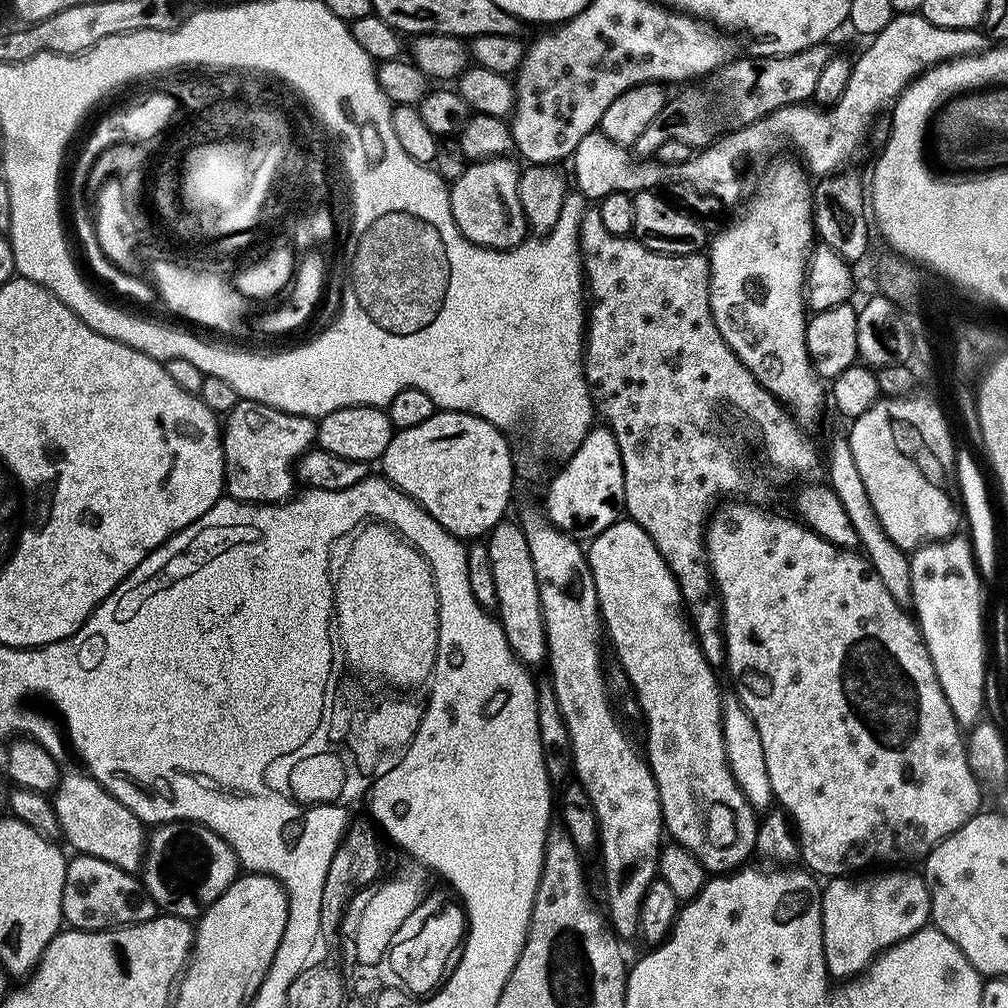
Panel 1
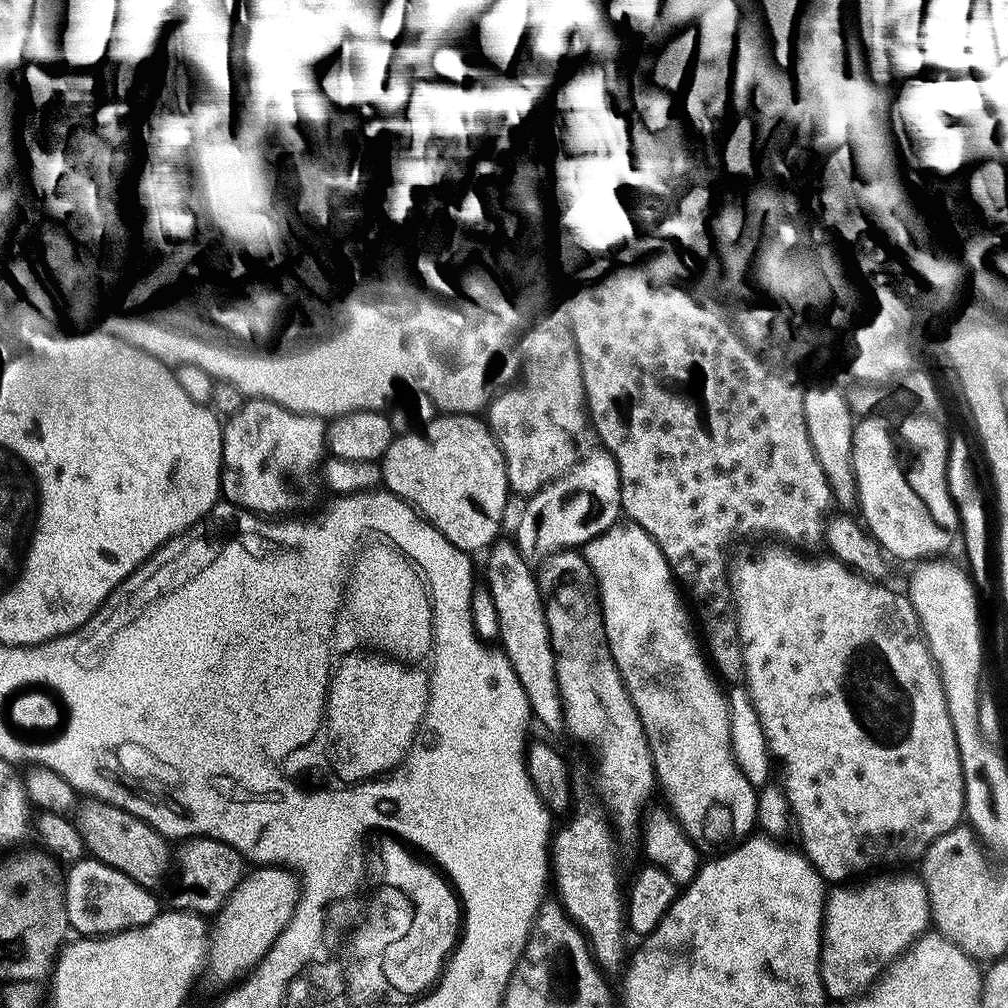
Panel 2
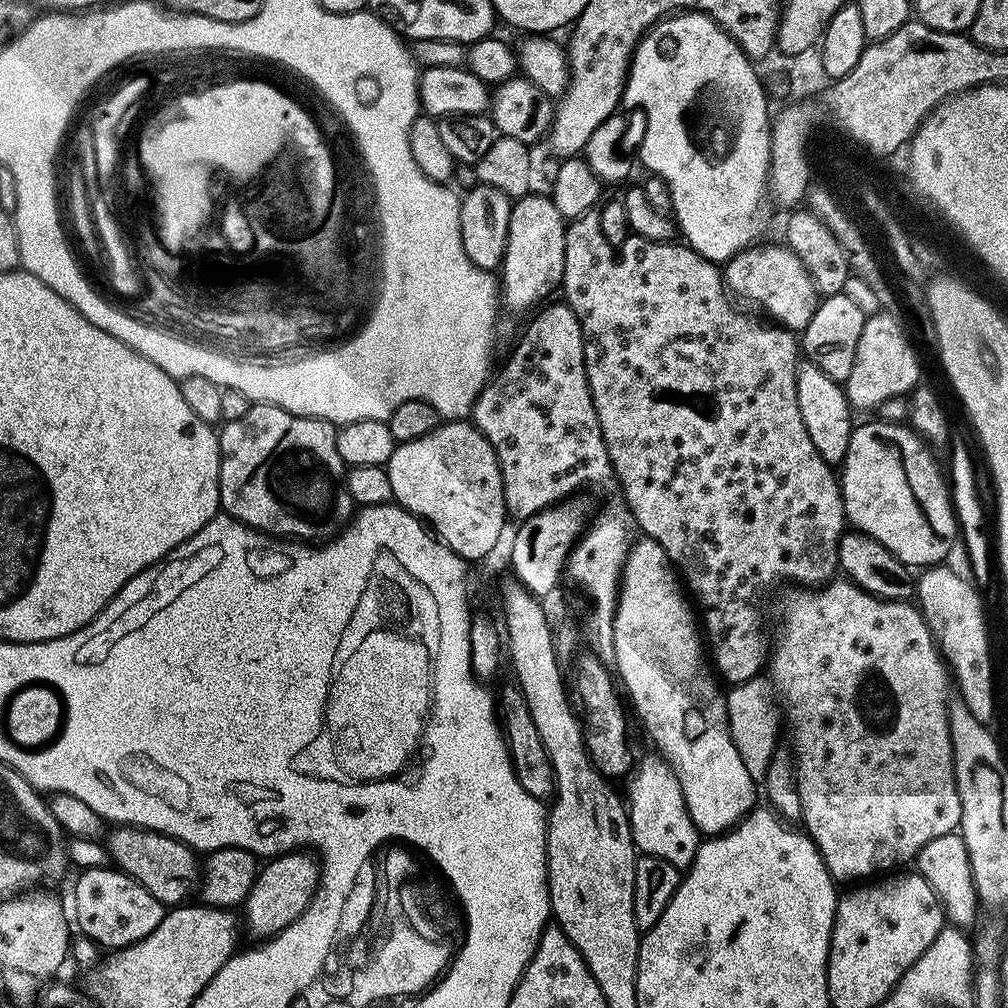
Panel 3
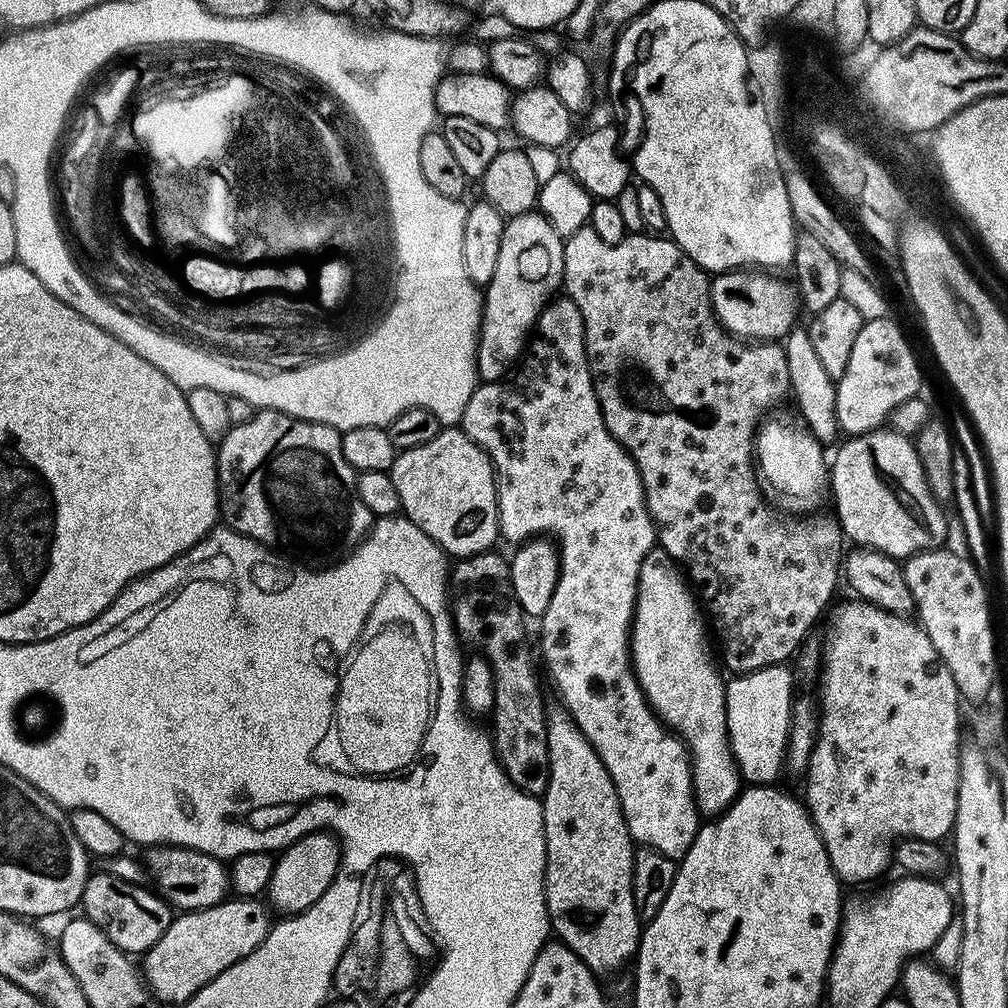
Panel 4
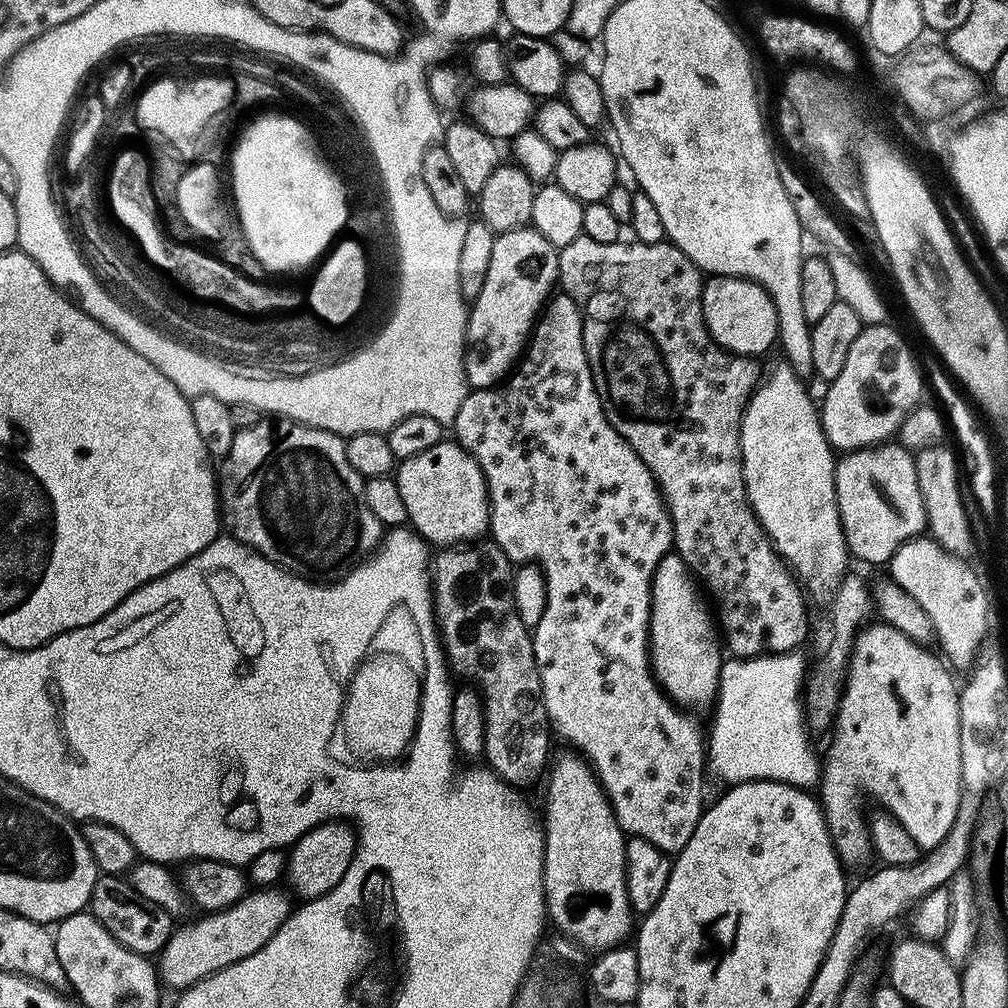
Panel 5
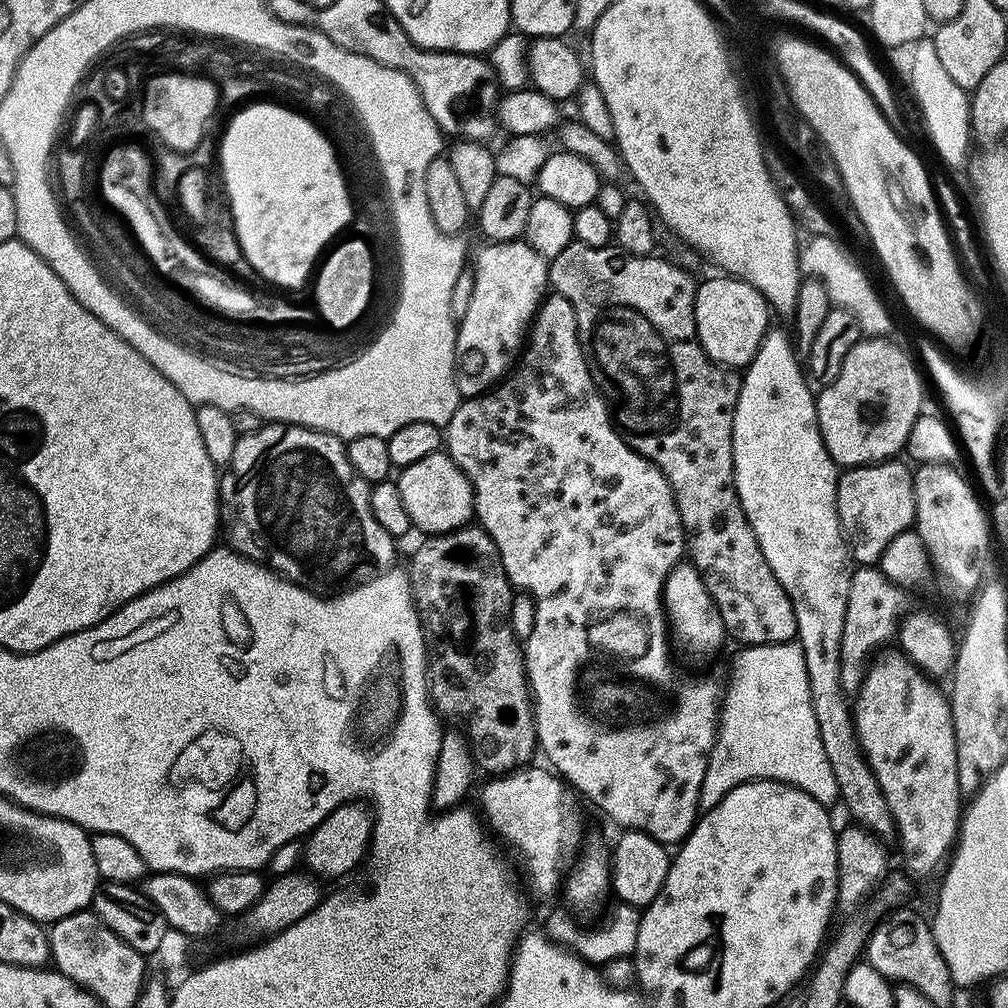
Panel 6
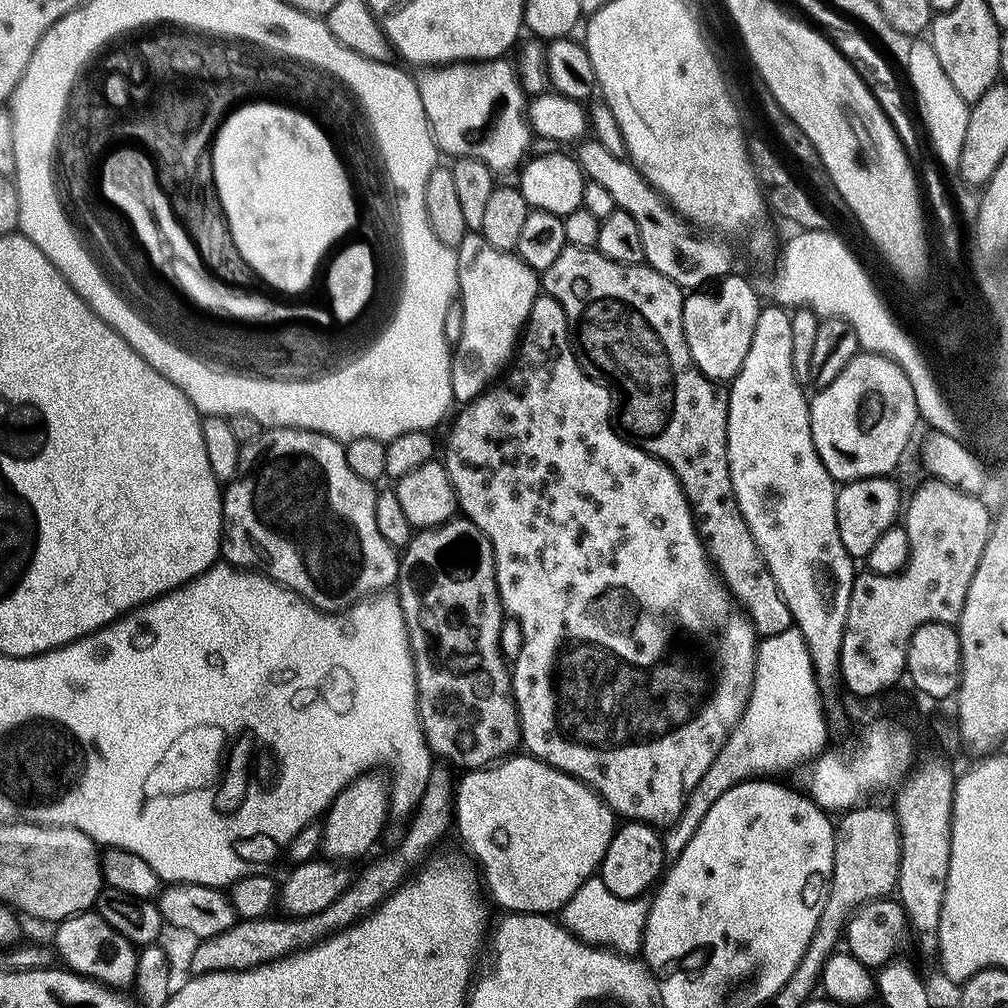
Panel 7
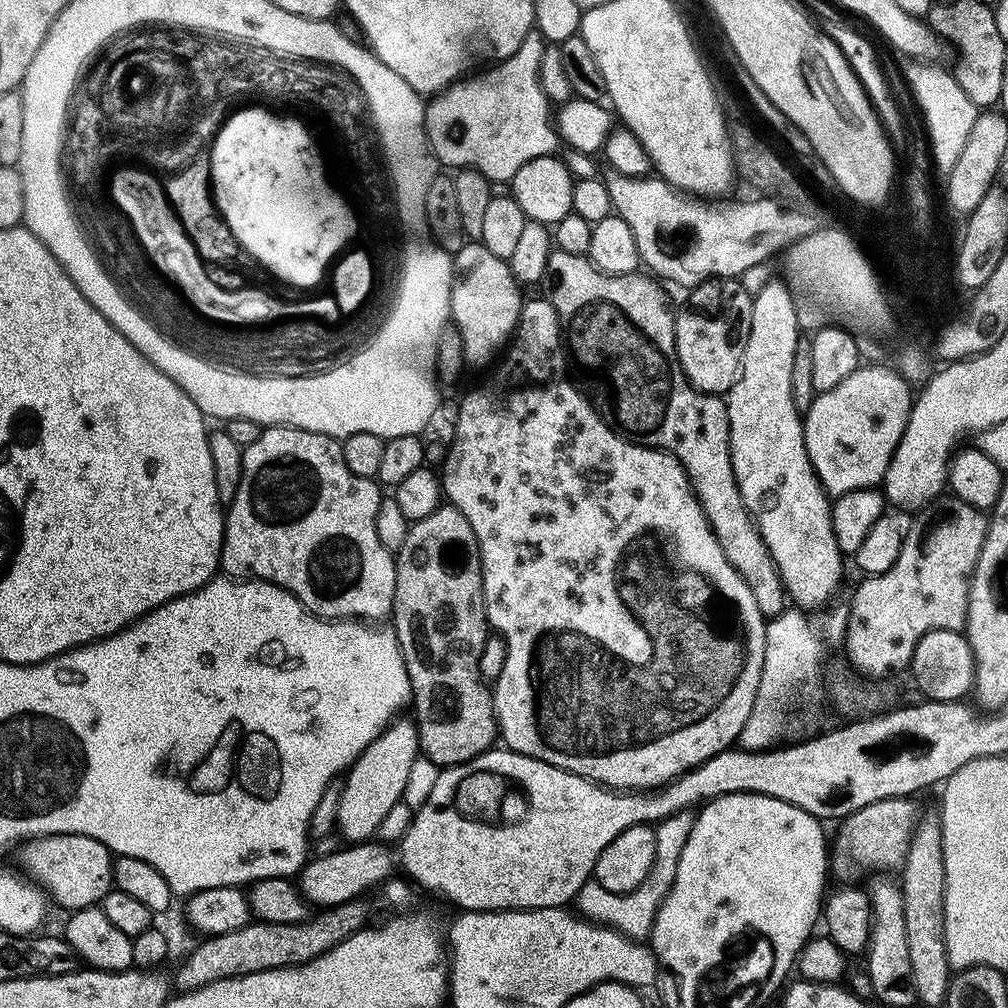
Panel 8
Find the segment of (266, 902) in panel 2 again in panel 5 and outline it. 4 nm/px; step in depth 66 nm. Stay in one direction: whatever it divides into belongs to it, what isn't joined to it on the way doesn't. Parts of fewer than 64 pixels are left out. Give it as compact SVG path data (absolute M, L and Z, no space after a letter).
M344 822L317 824L291 845L289 852L292 853L286 856L287 887L293 893L296 891L301 901L317 900L322 894L334 890L338 882L342 882L342 874L346 874L356 853L356 833Z

